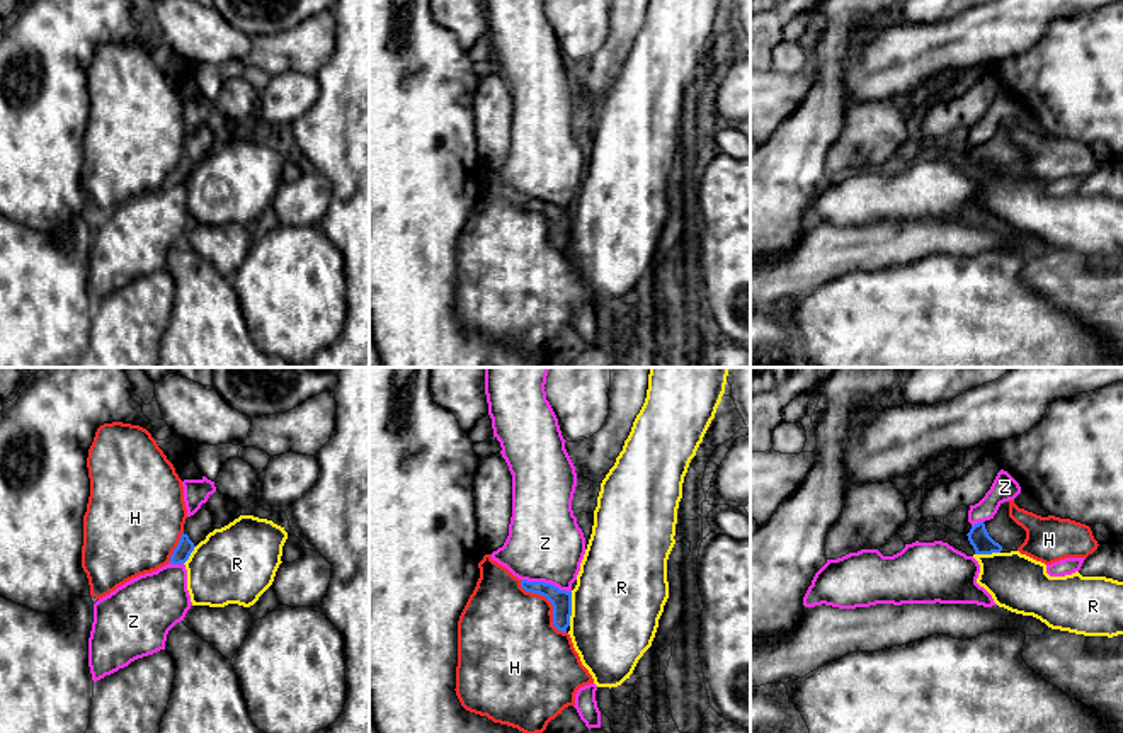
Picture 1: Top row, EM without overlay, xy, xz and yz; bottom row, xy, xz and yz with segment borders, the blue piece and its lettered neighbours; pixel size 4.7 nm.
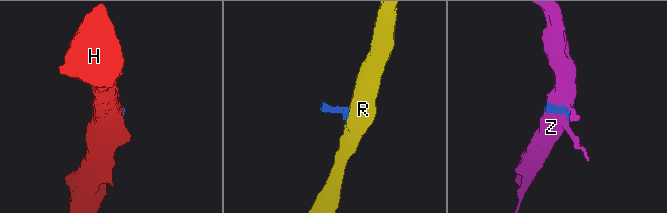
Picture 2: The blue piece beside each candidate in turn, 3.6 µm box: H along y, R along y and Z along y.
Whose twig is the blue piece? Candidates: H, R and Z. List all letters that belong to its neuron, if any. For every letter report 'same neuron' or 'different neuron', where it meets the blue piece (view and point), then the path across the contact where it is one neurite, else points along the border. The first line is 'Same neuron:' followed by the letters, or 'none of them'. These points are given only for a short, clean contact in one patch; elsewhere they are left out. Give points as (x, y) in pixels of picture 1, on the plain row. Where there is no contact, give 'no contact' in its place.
Same neuron: none of them
H: different neuron; contact xz (550, 220)
R: different neuron; contact xz (570, 228); border xz (572, 211), (569, 244)
Z: different neuron; contact xz (547, 203)

